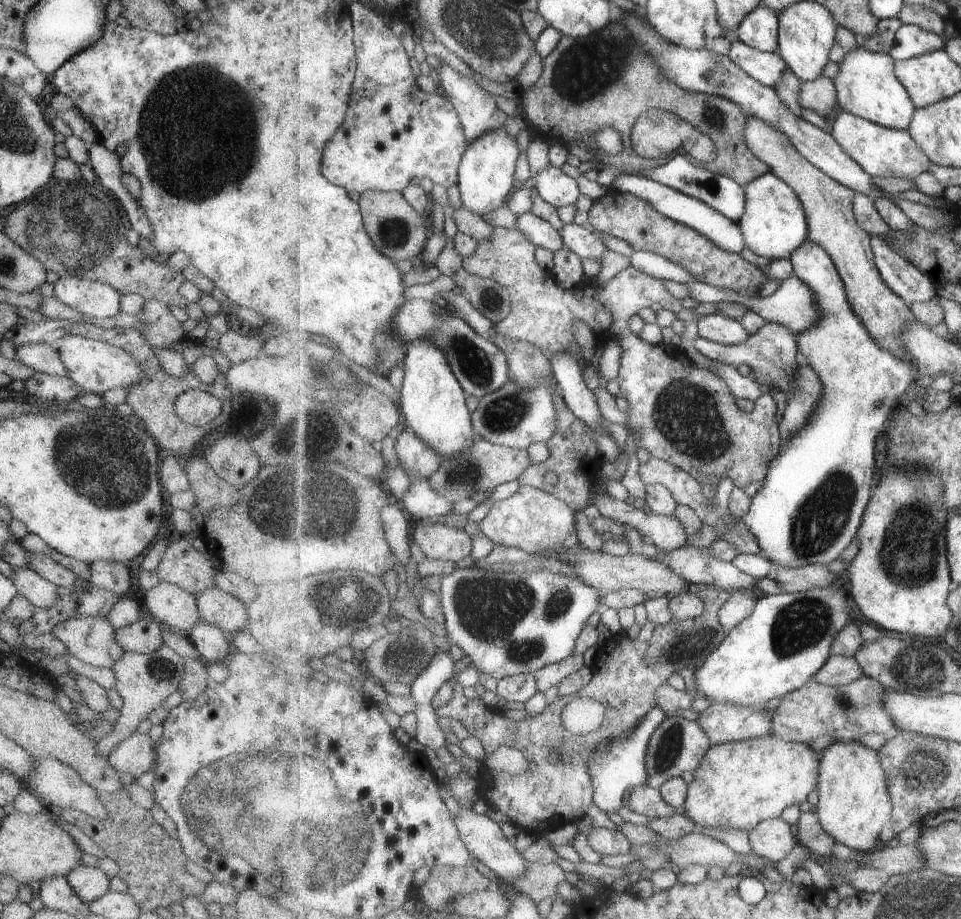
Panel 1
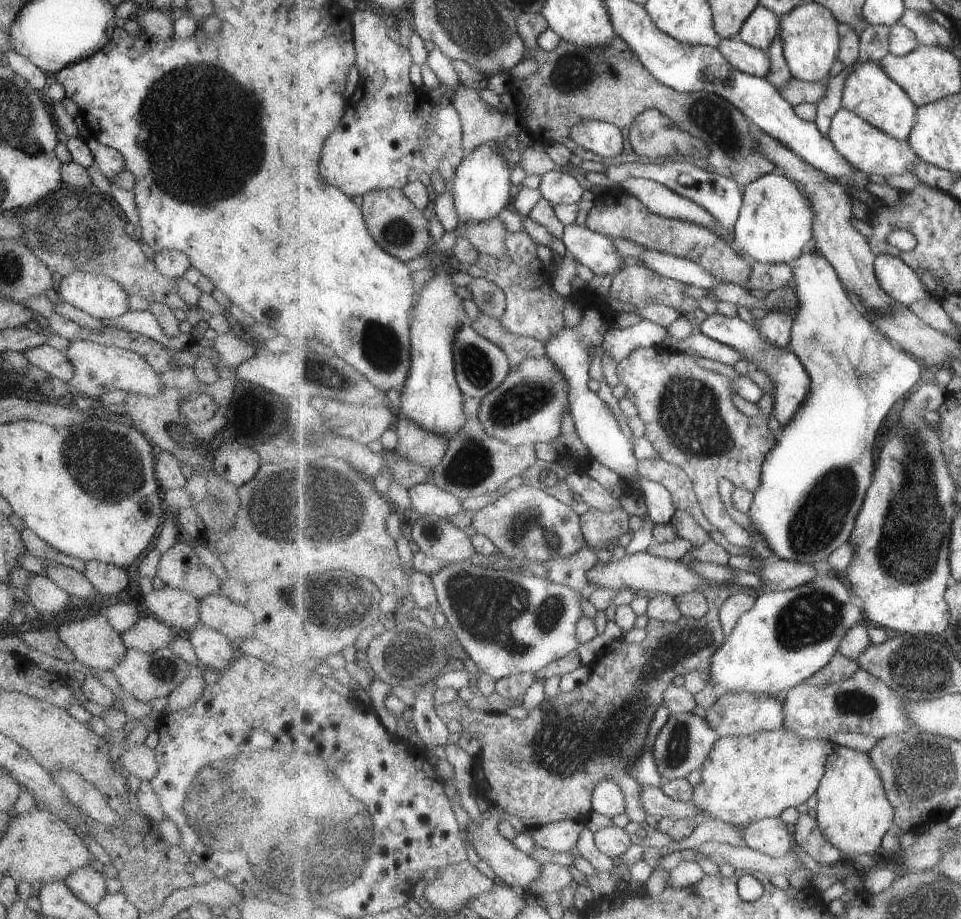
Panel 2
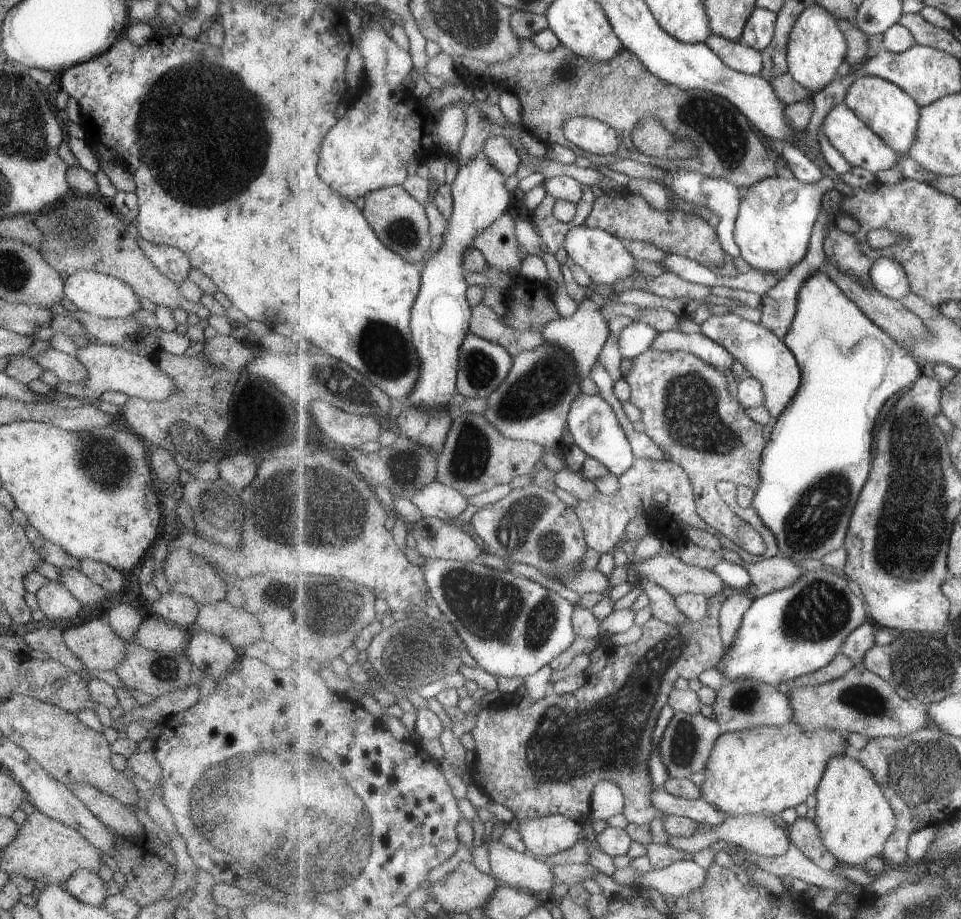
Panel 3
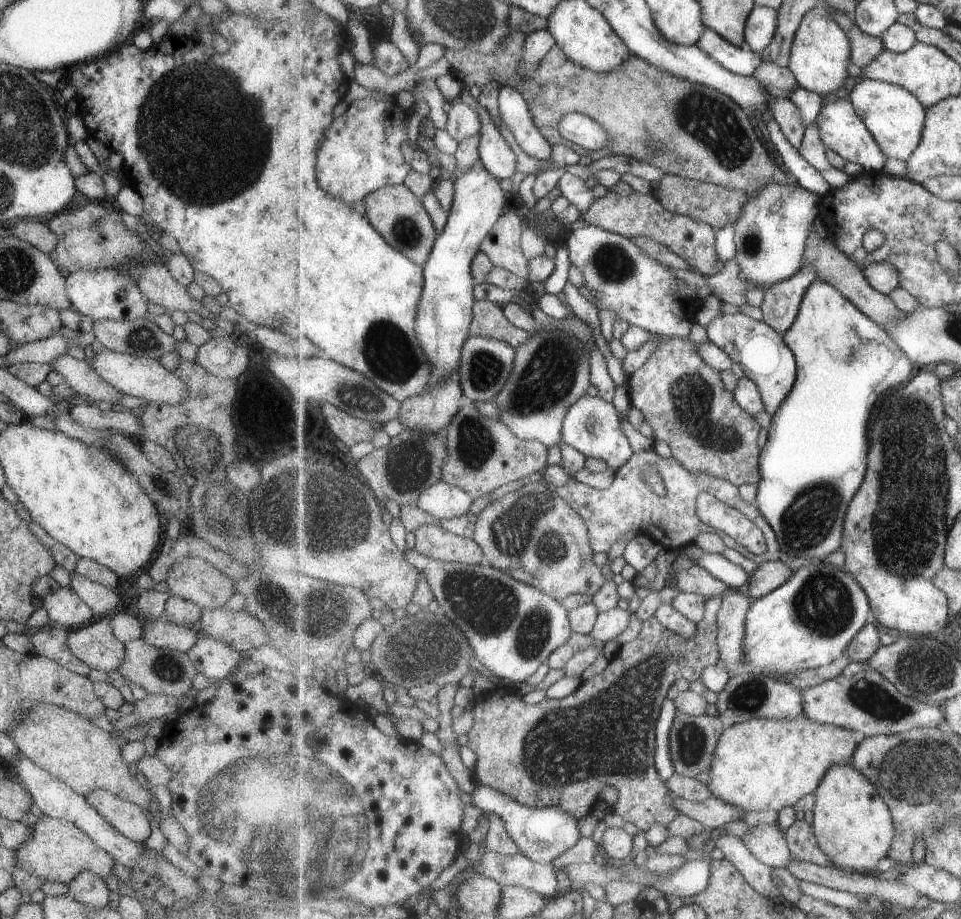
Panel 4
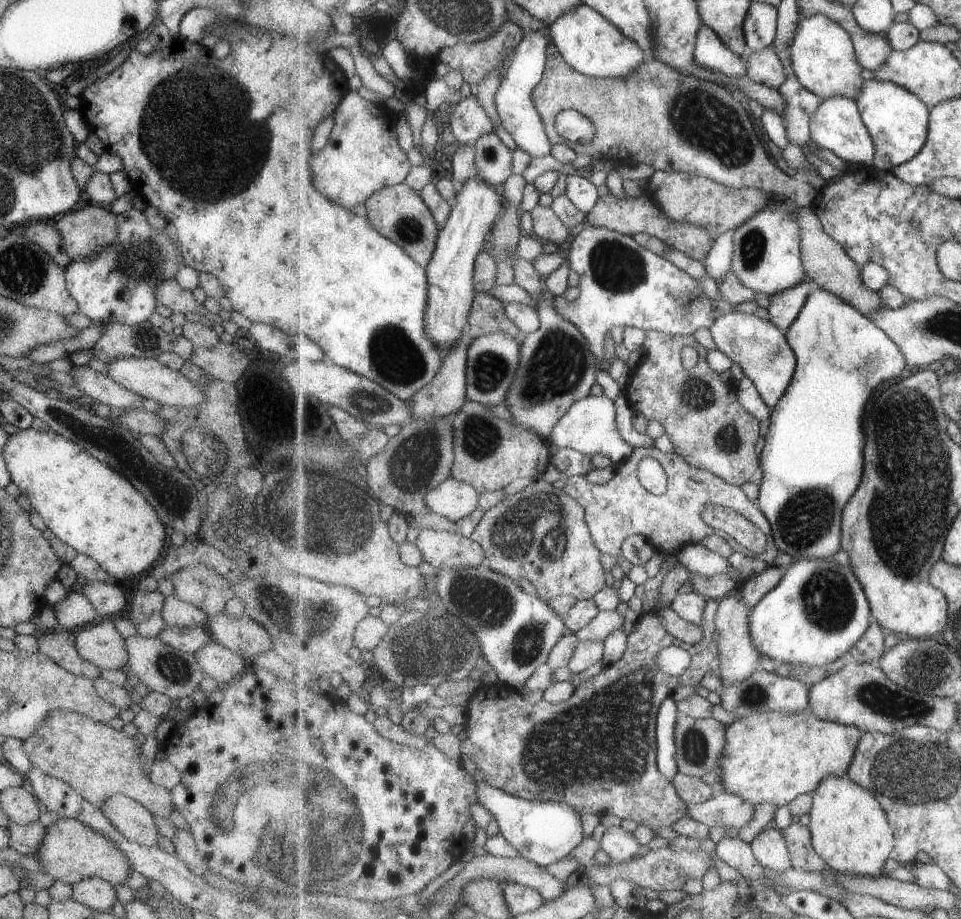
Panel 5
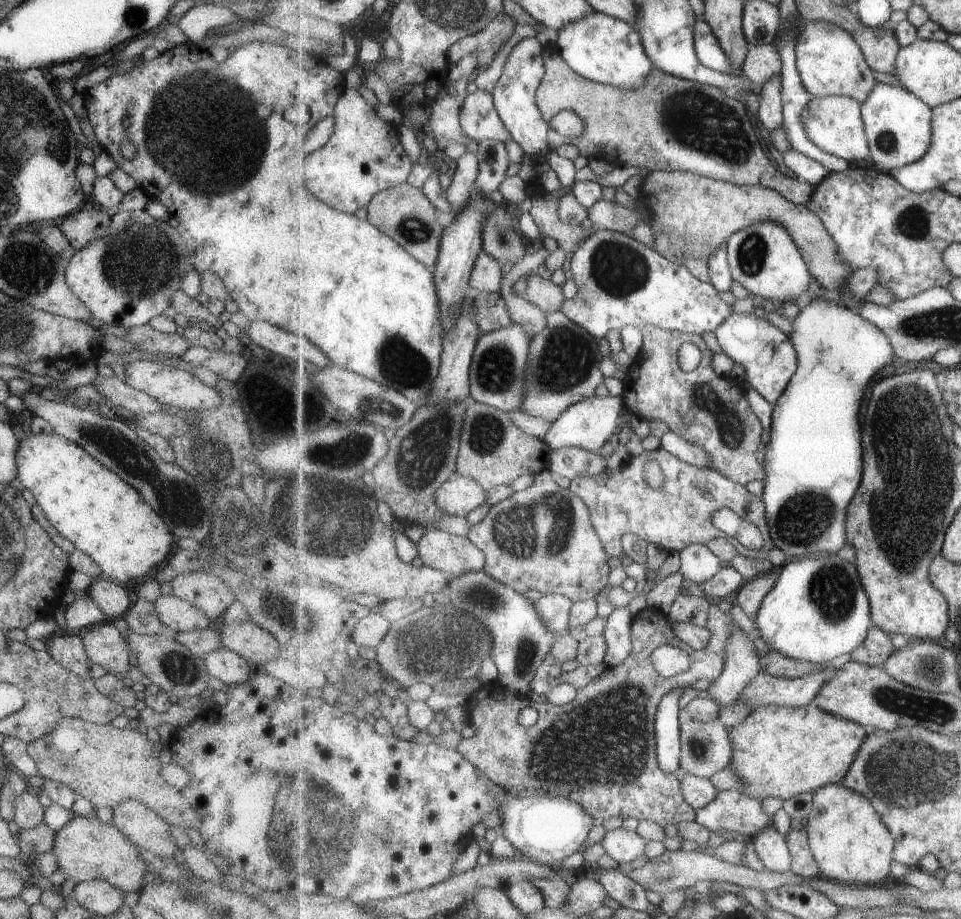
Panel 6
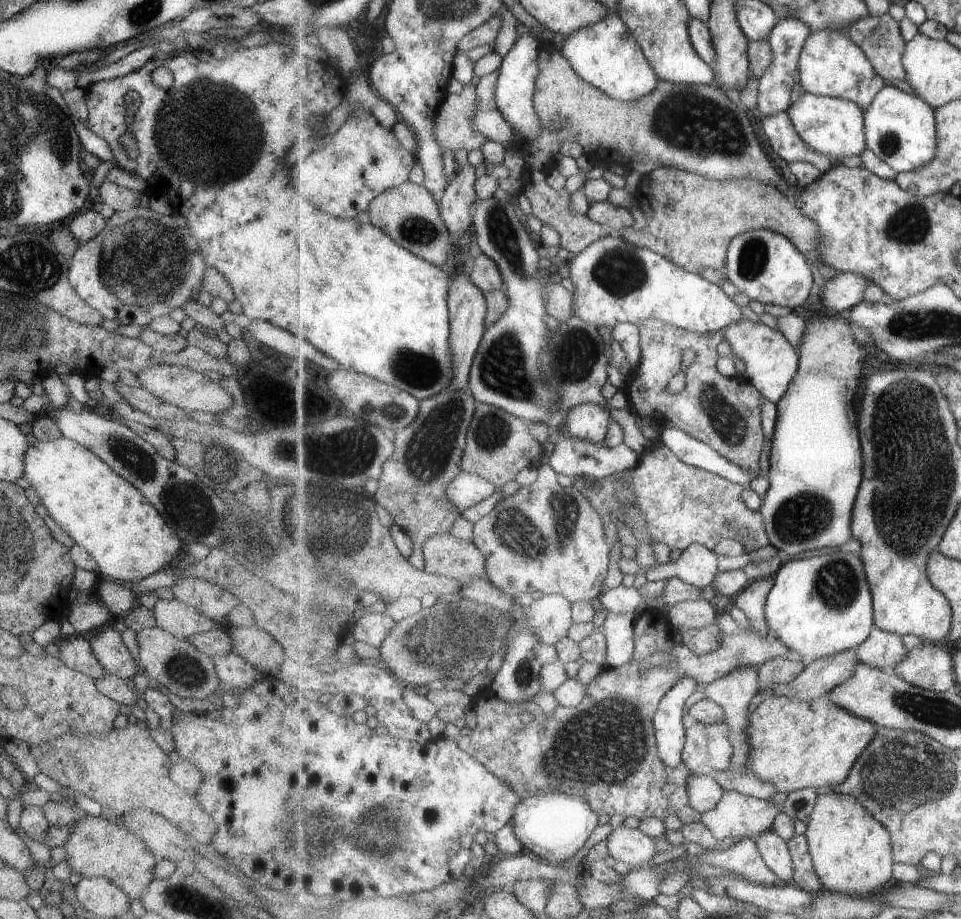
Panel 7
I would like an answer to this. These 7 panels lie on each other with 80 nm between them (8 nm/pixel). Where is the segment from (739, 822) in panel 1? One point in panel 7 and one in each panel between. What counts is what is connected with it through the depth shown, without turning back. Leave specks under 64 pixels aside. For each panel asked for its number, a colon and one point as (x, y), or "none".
2: (744, 779)
3: (761, 771)
4: (763, 764)
5: (772, 757)
6: (778, 751)
7: (795, 745)

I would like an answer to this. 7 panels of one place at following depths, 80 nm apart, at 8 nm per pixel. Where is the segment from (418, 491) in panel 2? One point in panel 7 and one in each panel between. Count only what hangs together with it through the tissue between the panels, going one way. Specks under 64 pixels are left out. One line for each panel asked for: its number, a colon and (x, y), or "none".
3: (436, 500)
4: (442, 500)
5: (454, 500)
6: (460, 495)
7: (467, 489)

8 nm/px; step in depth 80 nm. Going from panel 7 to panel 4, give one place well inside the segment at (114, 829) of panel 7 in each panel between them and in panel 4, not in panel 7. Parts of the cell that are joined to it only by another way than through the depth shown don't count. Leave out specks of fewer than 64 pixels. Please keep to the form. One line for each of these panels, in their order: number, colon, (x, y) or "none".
4: (55, 850)
5: (68, 851)
6: (85, 849)

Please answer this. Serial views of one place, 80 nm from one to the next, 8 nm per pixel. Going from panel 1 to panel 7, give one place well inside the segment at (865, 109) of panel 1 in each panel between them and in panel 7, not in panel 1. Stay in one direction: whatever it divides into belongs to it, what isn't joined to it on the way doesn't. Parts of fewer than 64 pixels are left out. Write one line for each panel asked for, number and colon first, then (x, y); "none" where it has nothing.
2: (869, 91)
3: (890, 111)
4: (896, 117)
5: (899, 121)
6: (899, 125)
7: (901, 128)

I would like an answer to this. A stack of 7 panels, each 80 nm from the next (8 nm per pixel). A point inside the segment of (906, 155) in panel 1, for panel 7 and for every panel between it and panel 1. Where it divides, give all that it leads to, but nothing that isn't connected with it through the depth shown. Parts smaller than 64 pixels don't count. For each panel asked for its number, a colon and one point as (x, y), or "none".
2: (868, 148)
3: (855, 140)
4: (842, 129)
5: (838, 125)
6: (835, 123)
7: (834, 126)

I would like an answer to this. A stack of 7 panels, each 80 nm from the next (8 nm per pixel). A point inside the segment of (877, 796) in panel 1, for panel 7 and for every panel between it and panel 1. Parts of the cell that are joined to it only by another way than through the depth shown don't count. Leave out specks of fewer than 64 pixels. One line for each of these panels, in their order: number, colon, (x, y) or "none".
2: (854, 812)
3: (856, 819)
4: (855, 826)
5: (851, 830)
6: (852, 843)
7: (853, 852)

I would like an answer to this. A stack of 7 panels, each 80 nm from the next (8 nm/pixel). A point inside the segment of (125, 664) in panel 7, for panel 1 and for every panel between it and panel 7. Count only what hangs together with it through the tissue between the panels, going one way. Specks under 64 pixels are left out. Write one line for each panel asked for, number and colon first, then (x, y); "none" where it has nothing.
1: (91, 639)
2: (92, 640)
3: (93, 642)
4: (95, 644)
5: (100, 644)
6: (103, 644)

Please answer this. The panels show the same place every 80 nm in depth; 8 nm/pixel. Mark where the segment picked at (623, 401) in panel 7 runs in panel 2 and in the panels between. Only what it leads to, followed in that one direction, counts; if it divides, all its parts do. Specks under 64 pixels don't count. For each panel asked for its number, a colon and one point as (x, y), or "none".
2: (569, 349)
3: (593, 423)
4: (592, 425)
5: (590, 426)
6: (588, 424)

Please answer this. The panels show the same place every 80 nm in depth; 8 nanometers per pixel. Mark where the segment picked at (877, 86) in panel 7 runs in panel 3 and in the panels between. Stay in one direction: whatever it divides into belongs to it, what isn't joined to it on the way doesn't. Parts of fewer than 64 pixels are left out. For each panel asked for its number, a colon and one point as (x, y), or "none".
3: (817, 45)
4: (821, 53)
5: (824, 55)
6: (830, 61)

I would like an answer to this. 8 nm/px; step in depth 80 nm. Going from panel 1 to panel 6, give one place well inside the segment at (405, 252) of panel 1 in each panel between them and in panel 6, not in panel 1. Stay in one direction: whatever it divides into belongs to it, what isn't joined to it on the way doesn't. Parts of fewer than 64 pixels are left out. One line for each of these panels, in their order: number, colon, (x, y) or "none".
2: (398, 225)
3: (403, 224)
4: (395, 211)
5: (399, 212)
6: (404, 212)

